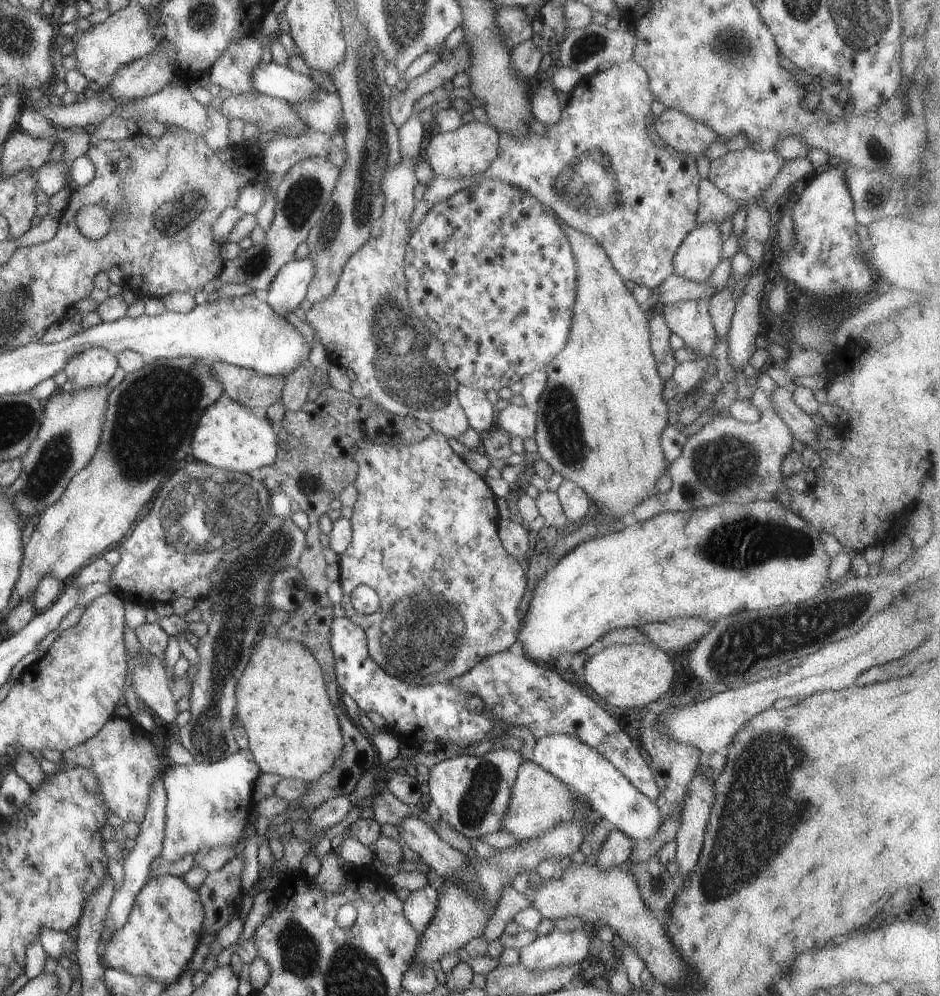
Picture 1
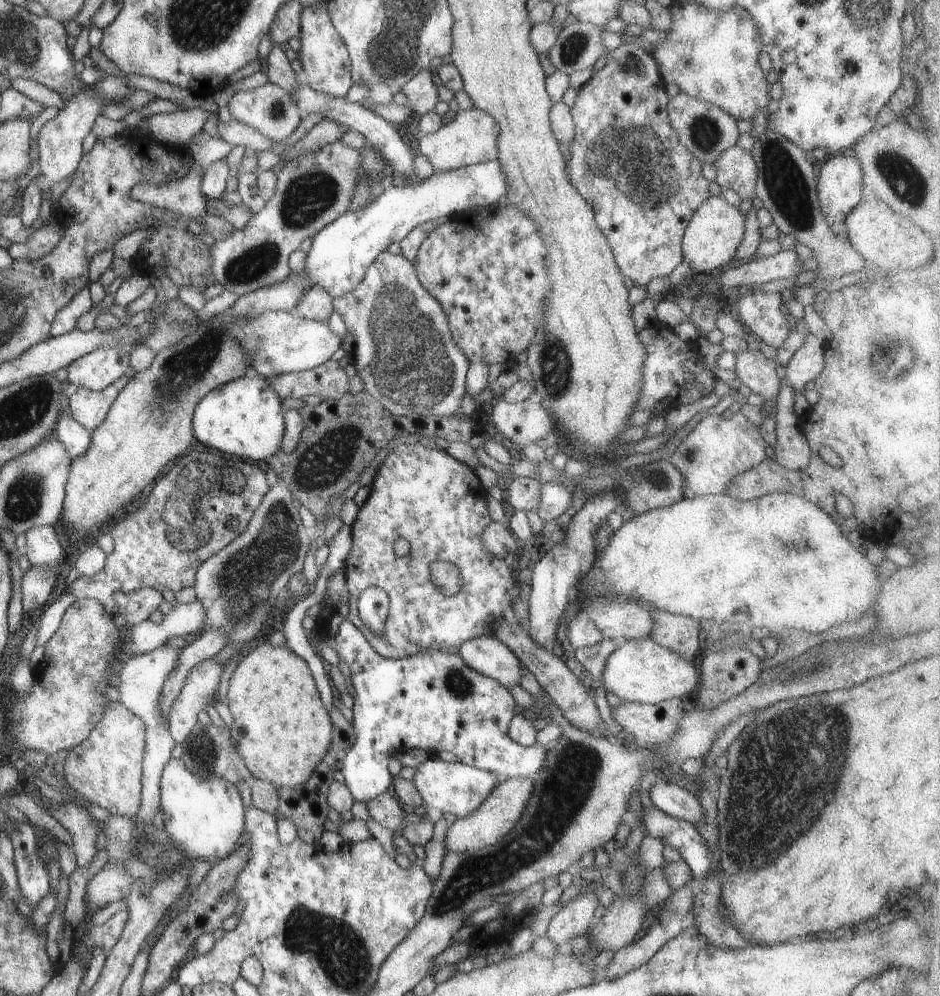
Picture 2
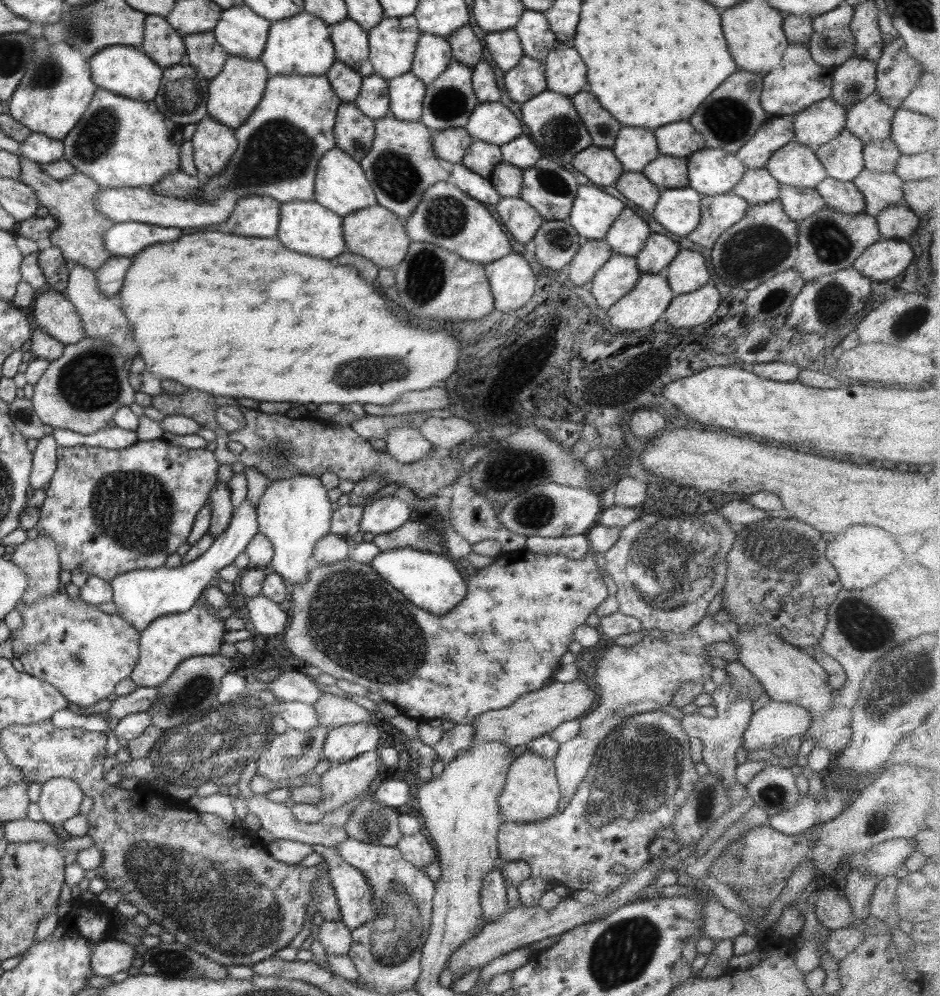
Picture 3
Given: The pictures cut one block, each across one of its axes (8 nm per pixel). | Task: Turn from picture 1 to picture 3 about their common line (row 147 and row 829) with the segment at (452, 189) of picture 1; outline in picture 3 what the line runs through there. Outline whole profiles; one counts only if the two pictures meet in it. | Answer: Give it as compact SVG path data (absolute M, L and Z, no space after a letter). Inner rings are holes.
M661 710L625 718L599 743L589 770L562 812L537 822L501 820L496 836L499 861L523 861L531 868L529 877L517 886L521 905L538 905L548 886L565 886L570 891L589 890L598 897L616 889L627 881L627 875L635 873L649 858L647 848L657 837L656 830L671 826L675 811L685 801L697 779L699 776L689 757L689 736L682 730L680 720ZM615 864L624 866L626 872L621 875L611 873L609 870Z

